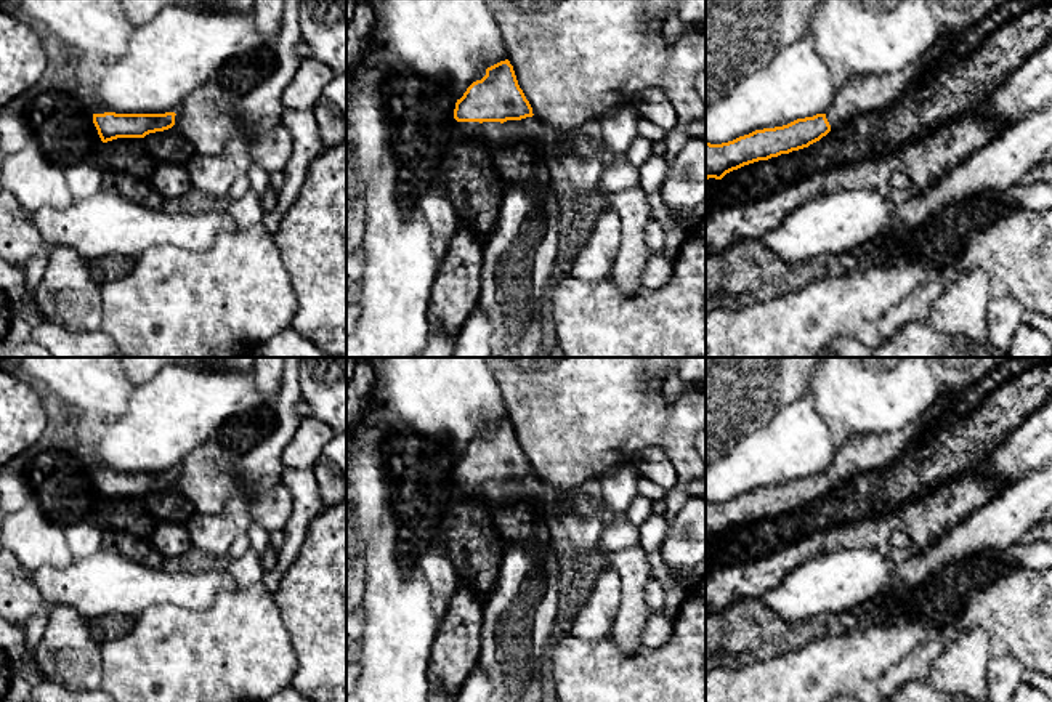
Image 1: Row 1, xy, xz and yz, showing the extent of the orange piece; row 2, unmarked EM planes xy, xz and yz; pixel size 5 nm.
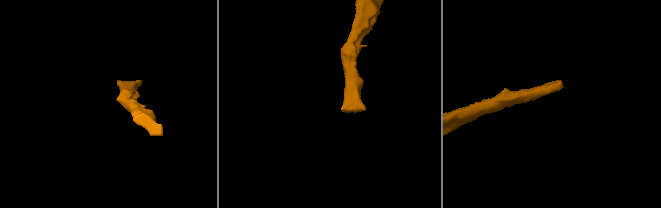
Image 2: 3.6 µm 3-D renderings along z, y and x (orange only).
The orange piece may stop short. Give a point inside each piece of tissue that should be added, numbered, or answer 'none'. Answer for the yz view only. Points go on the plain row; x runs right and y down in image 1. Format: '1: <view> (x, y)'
1: yz (860, 454)

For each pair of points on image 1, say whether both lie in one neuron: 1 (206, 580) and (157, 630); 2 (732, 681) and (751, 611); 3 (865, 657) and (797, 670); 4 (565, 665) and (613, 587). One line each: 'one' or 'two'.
1: two
2: two
3: one
4: two

